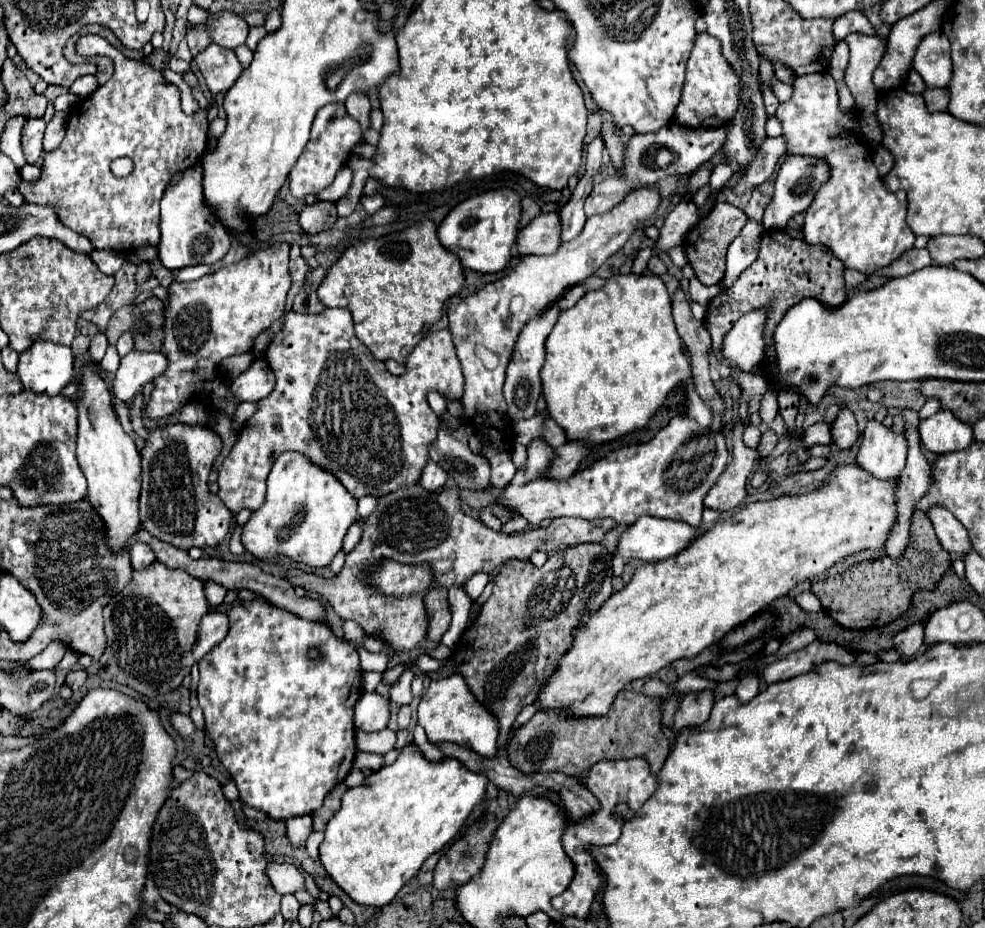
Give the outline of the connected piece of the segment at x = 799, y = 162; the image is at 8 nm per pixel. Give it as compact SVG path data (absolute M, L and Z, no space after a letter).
M787 154L785 162L779 168L777 180L775 180L775 194L771 198L771 204L765 208L763 226L767 230L769 228L785 228L791 216L795 216L797 212L805 212L809 208L809 204L817 196L817 190L829 180L829 176L831 176L829 164L823 158Z

